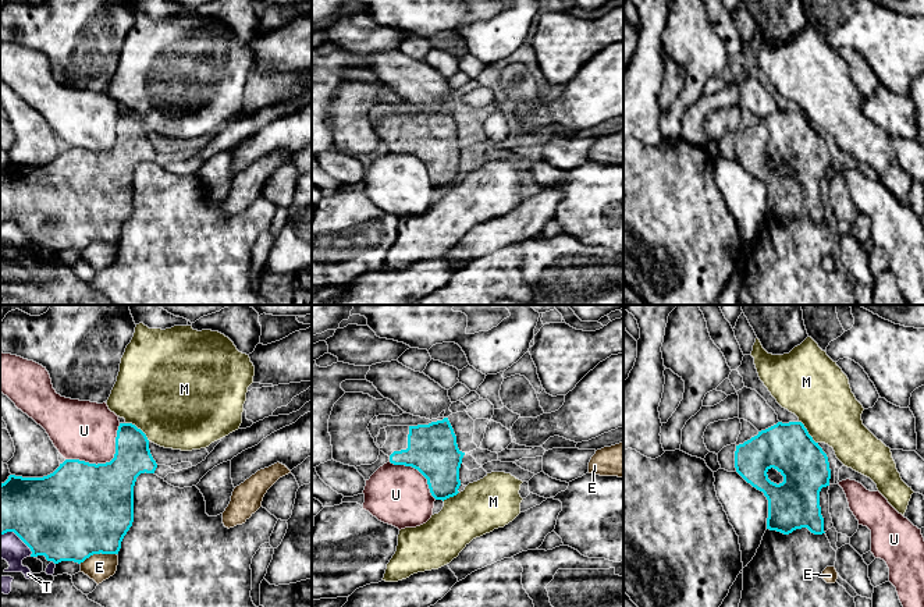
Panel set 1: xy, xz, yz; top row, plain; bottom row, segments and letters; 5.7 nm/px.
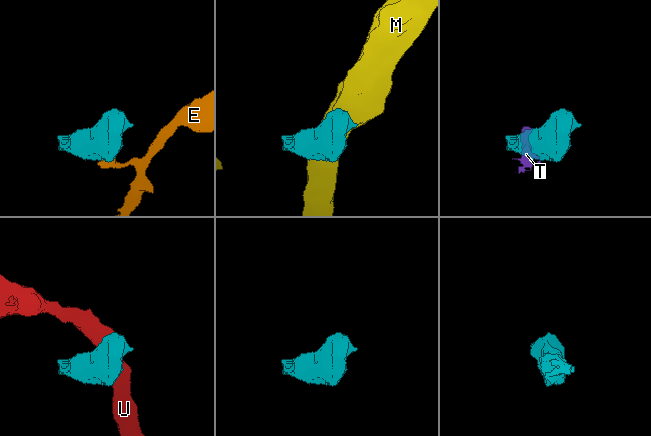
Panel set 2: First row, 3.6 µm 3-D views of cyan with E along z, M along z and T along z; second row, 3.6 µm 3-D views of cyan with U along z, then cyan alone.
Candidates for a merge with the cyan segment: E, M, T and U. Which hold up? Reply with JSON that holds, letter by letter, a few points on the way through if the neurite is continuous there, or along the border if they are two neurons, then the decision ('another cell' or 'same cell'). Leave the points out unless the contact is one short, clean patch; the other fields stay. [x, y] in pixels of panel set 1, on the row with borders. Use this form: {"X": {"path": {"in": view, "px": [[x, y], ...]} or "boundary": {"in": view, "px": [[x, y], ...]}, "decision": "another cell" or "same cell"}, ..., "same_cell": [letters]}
{"E": {"boundary": {"in": "xy", "px": [[116, 553], [93, 553], [80, 563]]}, "decision": "another cell"}, "M": {"boundary": {"in": "xy", "px": [[125, 422], [134, 423], [149, 440]]}, "decision": "another cell"}, "T": {"decision": "another cell"}, "U": {"decision": "another cell"}, "same_cell": []}

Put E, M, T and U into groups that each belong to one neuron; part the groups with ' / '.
E / M / T / U

